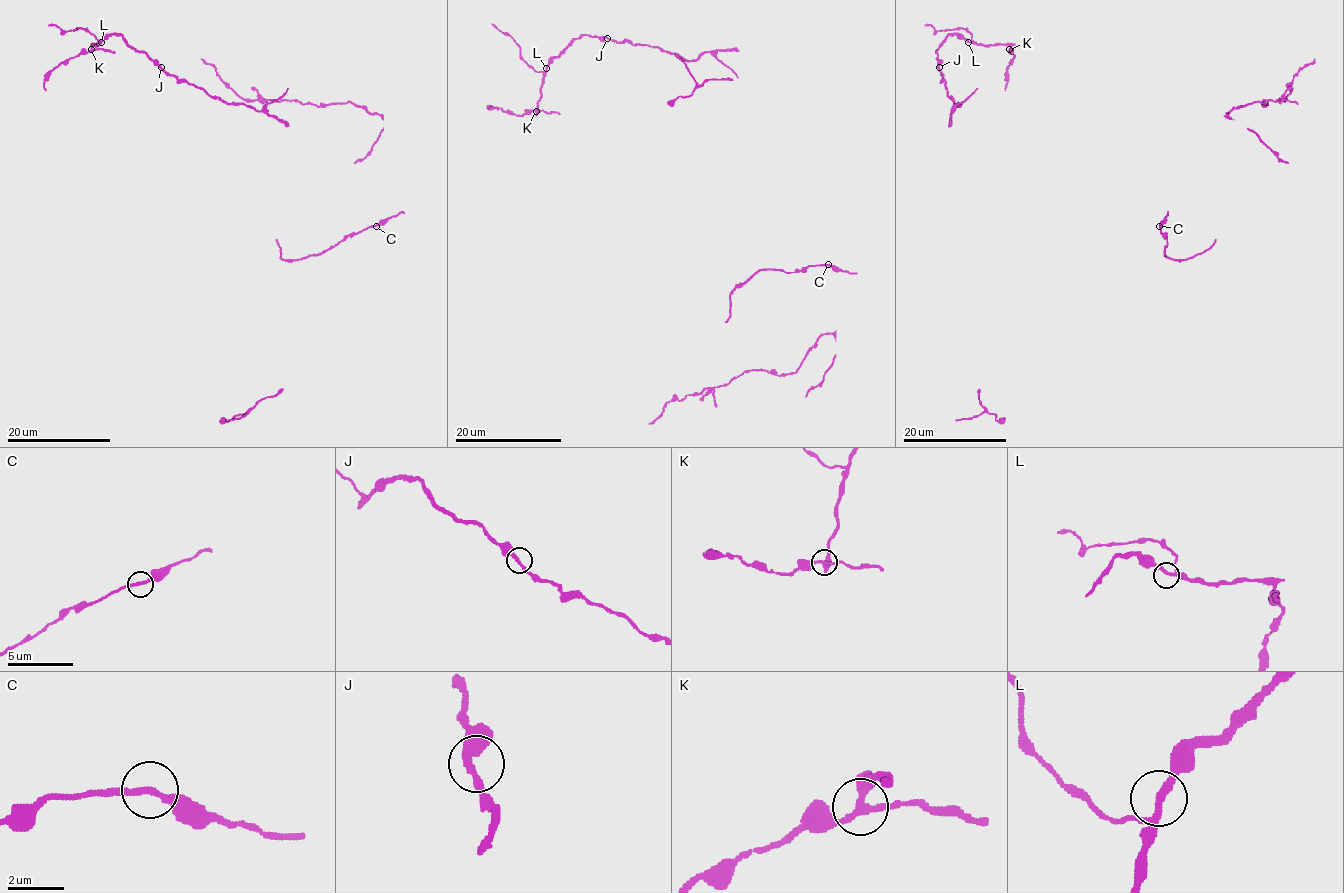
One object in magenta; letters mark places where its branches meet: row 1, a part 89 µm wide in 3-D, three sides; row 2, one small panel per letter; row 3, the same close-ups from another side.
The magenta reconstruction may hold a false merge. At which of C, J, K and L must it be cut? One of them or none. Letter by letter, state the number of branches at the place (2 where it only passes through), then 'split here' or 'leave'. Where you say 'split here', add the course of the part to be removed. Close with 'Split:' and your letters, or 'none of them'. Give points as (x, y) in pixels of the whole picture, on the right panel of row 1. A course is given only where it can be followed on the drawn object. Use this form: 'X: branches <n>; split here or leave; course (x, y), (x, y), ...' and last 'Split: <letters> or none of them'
C: branches 2; leave
J: branches 2; leave
K: branches 3; split here; course (1009, 50), (1014, 56), (1007, 67), (1005, 90)
L: branches 3; leave
Split: K

